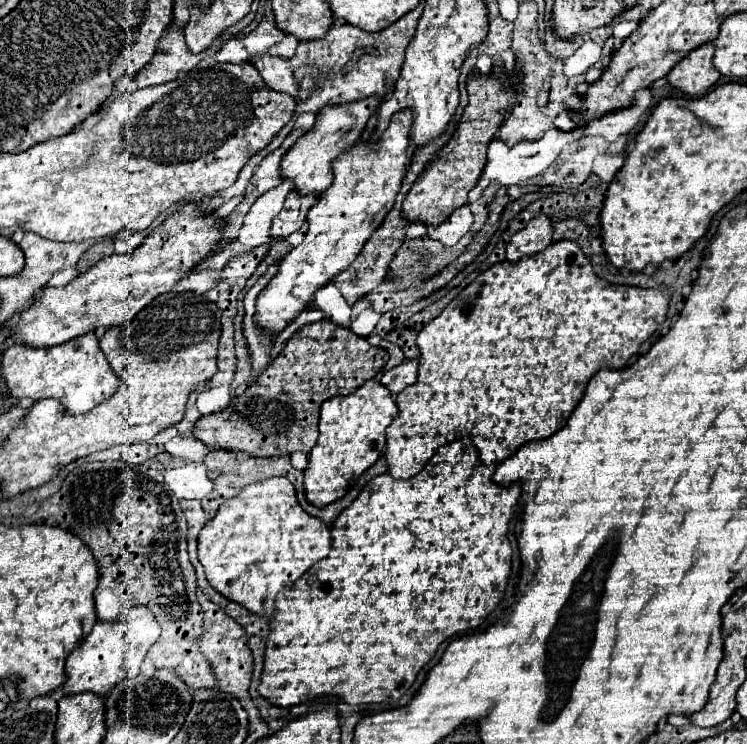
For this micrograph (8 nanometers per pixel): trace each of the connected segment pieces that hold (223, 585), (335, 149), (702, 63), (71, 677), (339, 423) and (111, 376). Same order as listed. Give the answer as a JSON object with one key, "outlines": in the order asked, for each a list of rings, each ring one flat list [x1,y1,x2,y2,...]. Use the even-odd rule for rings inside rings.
{"outlines":[[[268,478,262,482,248,484,240,490,238,496,224,502,216,516,206,522,202,532,198,534,198,558,204,566,208,582,224,594,228,600,234,600,248,608,252,614,272,618,276,612,276,594,292,586,310,566,318,560,326,558,332,548,330,526,316,516,310,516,302,510,296,498,296,490,288,478]],[[368,98,368,102,352,102,352,106,324,106,320,114,316,114,314,128,300,136,296,144,282,156,282,180,290,180,300,196,320,196,332,184,332,158,336,158,340,150,346,150,350,142,356,142,356,138,360,138,378,104,380,102,372,102,372,98]],[[712,42,694,48,682,62,678,62,670,70,670,74,666,76,668,82,690,96,704,96,720,78,720,72,712,66,712,56]],[[132,606,126,610,124,618,118,618,114,622,98,620,92,632,86,636,86,642,82,642,80,648,76,648,66,660,68,678,64,682,64,694,78,692,106,694,120,680,136,678,146,652,158,640,158,636,160,626,148,606]],[[376,380,364,382,354,394,334,396,330,400,326,400,320,408,320,438,318,438,316,446,310,450,308,468,304,470,306,498,314,506,326,506,326,504,342,498,344,492,348,490,348,484,352,480,356,480,366,468,370,468,380,458,384,444,386,444,386,428,390,426,390,422,396,416,398,416,398,406,396,406,390,390,386,390,386,386]],[[94,332,72,338,54,348,12,344,2,356,2,374,6,378,6,388,14,398,56,398,64,406,64,414,84,414,92,410,118,386,118,378,100,350]]]}

